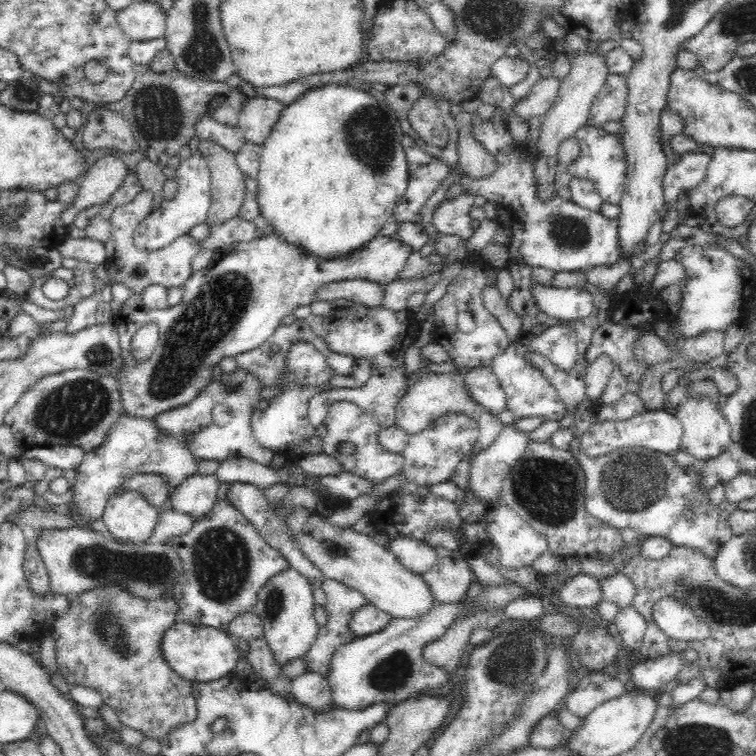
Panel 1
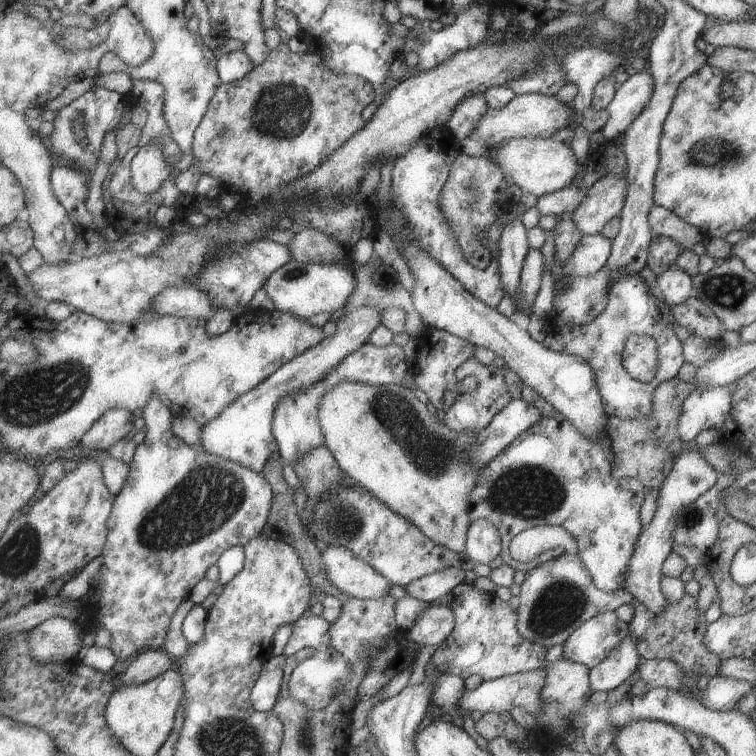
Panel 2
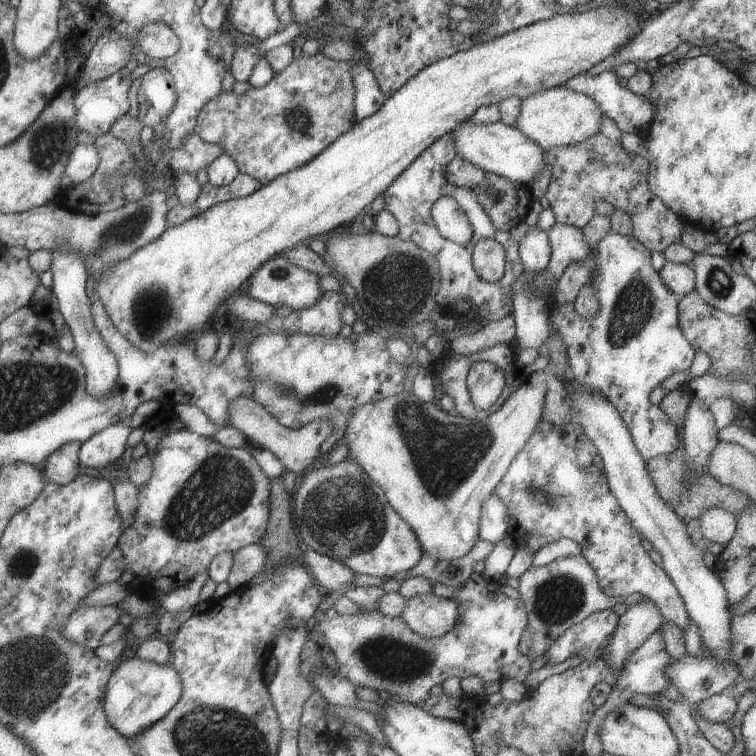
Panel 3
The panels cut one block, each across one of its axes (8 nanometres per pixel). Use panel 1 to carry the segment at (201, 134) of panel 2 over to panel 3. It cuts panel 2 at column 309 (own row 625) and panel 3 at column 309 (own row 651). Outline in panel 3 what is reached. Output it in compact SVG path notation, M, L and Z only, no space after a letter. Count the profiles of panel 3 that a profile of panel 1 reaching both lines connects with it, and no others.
M322 53L314 56L301 54L292 58L280 72L262 87L252 87L237 96L233 92L220 92L211 98L198 113L192 133L202 142L221 148L237 166L239 173L257 180L261 187L272 182L277 176L296 170L318 156L341 134L348 132L356 122L354 118L355 88L349 61L333 61Z

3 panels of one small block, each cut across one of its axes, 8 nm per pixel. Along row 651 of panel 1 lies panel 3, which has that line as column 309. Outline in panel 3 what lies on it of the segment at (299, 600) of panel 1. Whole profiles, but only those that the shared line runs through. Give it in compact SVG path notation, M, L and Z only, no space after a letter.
M280 254L263 262L261 267L251 274L242 291L250 298L262 301L271 307L287 307L293 311L302 310L313 307L322 296L320 278L318 274L290 264Z

